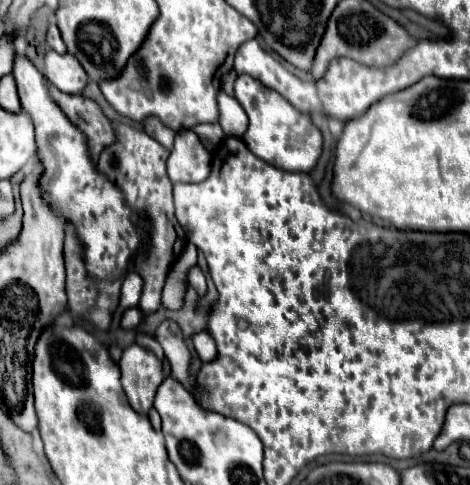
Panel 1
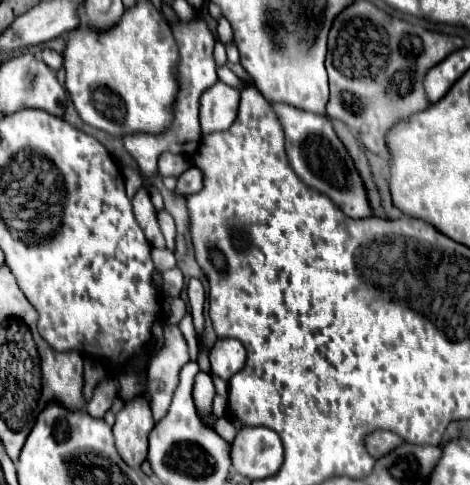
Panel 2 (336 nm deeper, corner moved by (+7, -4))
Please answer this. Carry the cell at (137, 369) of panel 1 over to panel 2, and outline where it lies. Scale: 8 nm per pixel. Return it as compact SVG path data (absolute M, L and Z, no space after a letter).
M135 396L125 402L125 406L117 412L113 434L117 450L127 464L139 468L147 458L147 434L151 432L155 420L151 412L151 404L145 396Z

